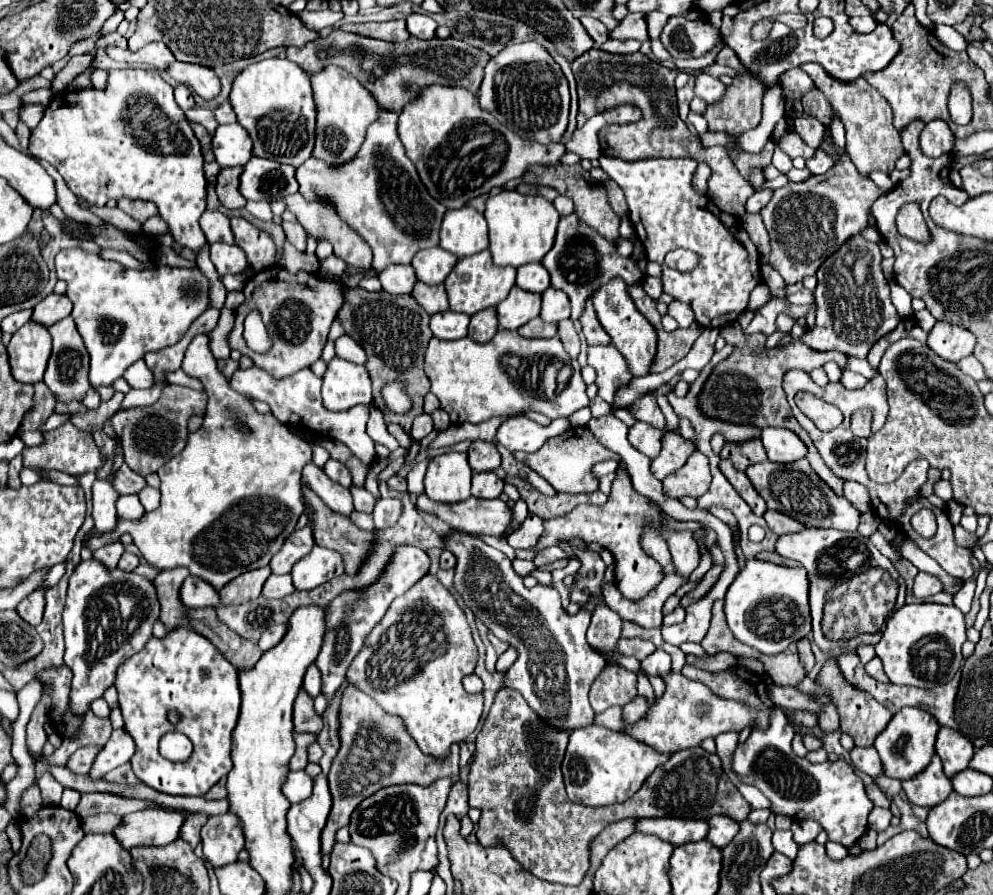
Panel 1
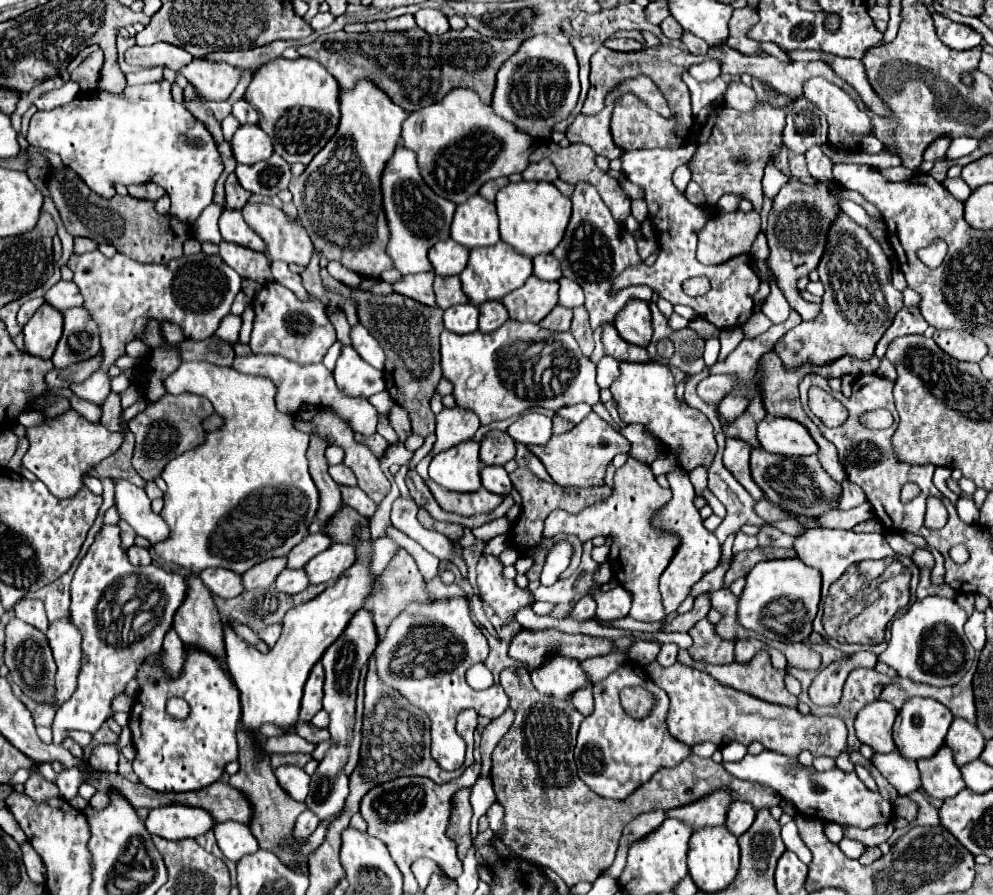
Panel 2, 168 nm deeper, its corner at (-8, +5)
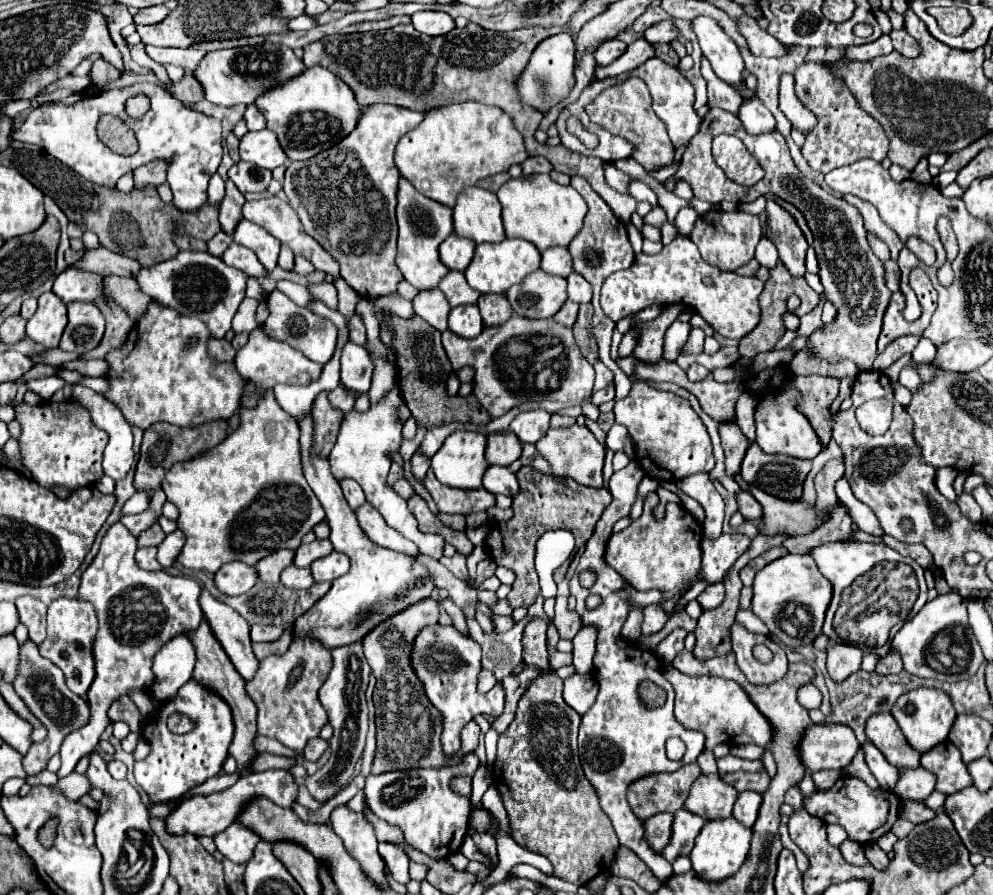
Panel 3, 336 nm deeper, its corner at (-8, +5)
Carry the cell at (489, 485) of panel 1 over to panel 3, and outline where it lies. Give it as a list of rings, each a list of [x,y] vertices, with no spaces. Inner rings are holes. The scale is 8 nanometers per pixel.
[[[489,466],[483,474],[483,488],[493,494],[515,496],[519,492],[519,484],[515,474],[505,466]]]

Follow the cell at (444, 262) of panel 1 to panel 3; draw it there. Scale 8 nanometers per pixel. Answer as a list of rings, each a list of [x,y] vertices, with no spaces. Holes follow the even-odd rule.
[[[451,234],[439,246],[439,258],[441,258],[441,262],[449,270],[459,270],[459,272],[463,272],[469,266],[471,258],[473,258],[473,252],[475,252],[473,240],[461,238],[457,234]]]

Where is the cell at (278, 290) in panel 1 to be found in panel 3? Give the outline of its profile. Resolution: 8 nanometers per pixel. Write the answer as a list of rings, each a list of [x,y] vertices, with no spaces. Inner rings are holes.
[[[273,290],[267,296],[267,306],[269,306],[269,318],[265,320],[263,328],[265,328],[265,332],[269,332],[269,336],[273,336],[273,340],[285,340],[289,346],[297,348],[301,354],[305,354],[309,360],[313,360],[317,364],[325,364],[333,356],[335,342],[337,342],[335,324],[311,314],[307,308],[297,306],[291,298],[287,298],[279,290]]]

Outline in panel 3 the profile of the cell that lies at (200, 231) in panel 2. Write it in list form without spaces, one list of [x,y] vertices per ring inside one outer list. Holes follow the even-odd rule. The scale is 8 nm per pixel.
[[[215,174],[209,182],[209,204],[219,204],[223,200],[223,192],[225,192],[225,182],[219,174]]]

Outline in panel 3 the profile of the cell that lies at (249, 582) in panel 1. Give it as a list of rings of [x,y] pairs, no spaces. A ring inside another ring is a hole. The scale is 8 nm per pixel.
[[[277,550],[269,556],[265,556],[263,560],[259,560],[259,564],[255,566],[257,576],[261,582],[279,582],[279,574],[283,568],[287,568],[289,564],[293,564],[293,550]]]

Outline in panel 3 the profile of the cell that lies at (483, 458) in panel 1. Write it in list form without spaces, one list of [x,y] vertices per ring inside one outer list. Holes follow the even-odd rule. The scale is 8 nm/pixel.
[[[497,432],[487,436],[487,448],[485,458],[489,464],[497,466],[509,466],[521,456],[521,442],[513,432]]]

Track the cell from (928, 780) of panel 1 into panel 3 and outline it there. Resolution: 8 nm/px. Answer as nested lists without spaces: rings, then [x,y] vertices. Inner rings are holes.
[[[949,740],[937,744],[921,756],[921,766],[937,776],[935,790],[941,794],[955,794],[973,784],[967,766],[961,760],[961,752]]]

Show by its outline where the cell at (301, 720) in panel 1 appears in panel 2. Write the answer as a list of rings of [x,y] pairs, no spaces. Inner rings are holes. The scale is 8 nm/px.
[[[299,724],[295,732],[297,732],[301,738],[305,738],[307,742],[311,742],[311,744],[319,744],[319,742],[329,740],[329,730],[319,730],[319,728],[315,728],[313,724]]]

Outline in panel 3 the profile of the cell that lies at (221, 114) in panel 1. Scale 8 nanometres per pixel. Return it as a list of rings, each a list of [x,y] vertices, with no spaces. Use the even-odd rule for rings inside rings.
[[[249,104],[249,106],[247,106],[243,118],[245,118],[249,130],[263,130],[263,128],[265,128],[265,118],[263,118],[263,114],[257,110],[255,104]]]

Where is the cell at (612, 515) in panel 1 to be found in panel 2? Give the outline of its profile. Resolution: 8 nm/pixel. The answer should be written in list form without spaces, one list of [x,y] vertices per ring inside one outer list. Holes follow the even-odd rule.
[[[629,456],[627,464],[615,472],[613,494],[607,500],[601,500],[579,514],[569,514],[561,510],[553,510],[545,520],[545,538],[553,534],[575,534],[581,542],[591,540],[595,536],[613,538],[609,562],[615,572],[615,578],[623,588],[633,594],[633,606],[629,616],[641,622],[659,622],[665,619],[665,612],[659,592],[659,576],[675,556],[679,548],[679,538],[673,532],[665,532],[653,526],[653,516],[659,508],[663,508],[671,500],[671,490],[661,488],[651,472],[651,468],[643,462],[637,462]]]

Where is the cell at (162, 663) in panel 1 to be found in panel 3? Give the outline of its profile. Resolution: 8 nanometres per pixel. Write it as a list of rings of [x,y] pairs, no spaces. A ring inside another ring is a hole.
[[[189,680],[179,688],[175,698],[167,700],[159,708],[155,718],[145,720],[141,734],[149,742],[151,752],[145,760],[135,762],[135,780],[147,792],[151,802],[167,802],[173,798],[181,798],[195,786],[221,772],[223,762],[229,756],[227,748],[233,740],[233,720],[229,704],[225,704],[225,700],[219,700],[215,692],[209,692],[209,688],[197,684],[197,680]],[[171,712],[189,716],[195,722],[195,728],[187,734],[171,734],[165,724]]]

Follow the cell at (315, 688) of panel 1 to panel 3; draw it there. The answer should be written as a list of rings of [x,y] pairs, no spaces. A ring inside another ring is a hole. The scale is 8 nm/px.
[[[297,638],[284,654],[270,655],[265,660],[261,660],[261,668],[257,676],[247,684],[247,694],[253,698],[253,702],[259,708],[257,732],[261,736],[279,740],[281,744],[297,752],[303,752],[307,740],[319,736],[319,730],[327,722],[327,712],[323,710],[317,698],[317,690],[325,682],[331,664],[333,664],[331,652],[311,638]],[[297,664],[305,664],[305,670],[299,682],[291,684],[289,682],[291,668],[295,668]]]

